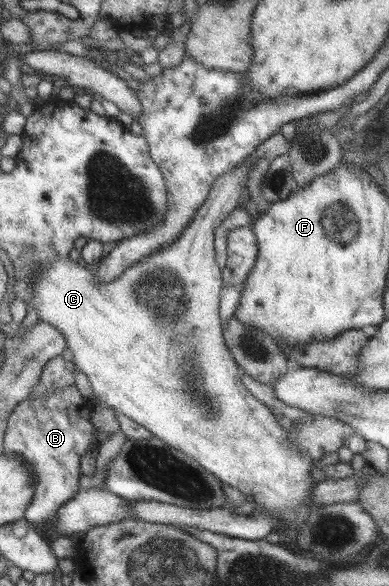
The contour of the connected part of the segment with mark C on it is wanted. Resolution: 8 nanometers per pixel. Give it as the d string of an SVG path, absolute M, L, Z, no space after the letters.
M244 159L238 166L234 166L232 170L226 171L222 176L218 176L218 180L212 182L210 192L206 196L206 200L200 203L194 218L188 223L184 232L170 245L154 253L150 257L138 260L138 262L126 267L120 276L114 280L99 282L93 274L85 267L83 263L77 261L74 263L67 257L64 260L57 258L51 260L43 266L39 266L33 272L33 280L30 282L32 288L32 306L38 313L42 322L50 324L57 331L61 332L66 346L72 353L72 361L76 363L77 369L86 375L91 384L93 396L98 398L102 403L107 404L111 409L117 410L120 414L124 414L132 419L136 424L143 426L154 437L164 441L168 446L177 448L180 452L191 456L198 464L201 464L208 472L211 472L224 484L236 488L238 492L242 492L244 496L250 496L252 503L257 507L259 512L279 512L280 524L288 524L288 526L302 526L303 522L309 516L307 498L309 498L310 489L313 487L310 470L313 468L313 460L301 451L290 439L288 432L278 424L276 417L267 406L264 406L258 399L252 396L241 383L240 375L242 369L235 363L231 353L226 348L222 326L219 319L219 295L222 287L221 270L214 261L214 251L212 248L212 236L214 230L221 222L236 208L236 204L240 202L240 195L244 189L244 181L247 181L248 172L252 171L253 164Z

